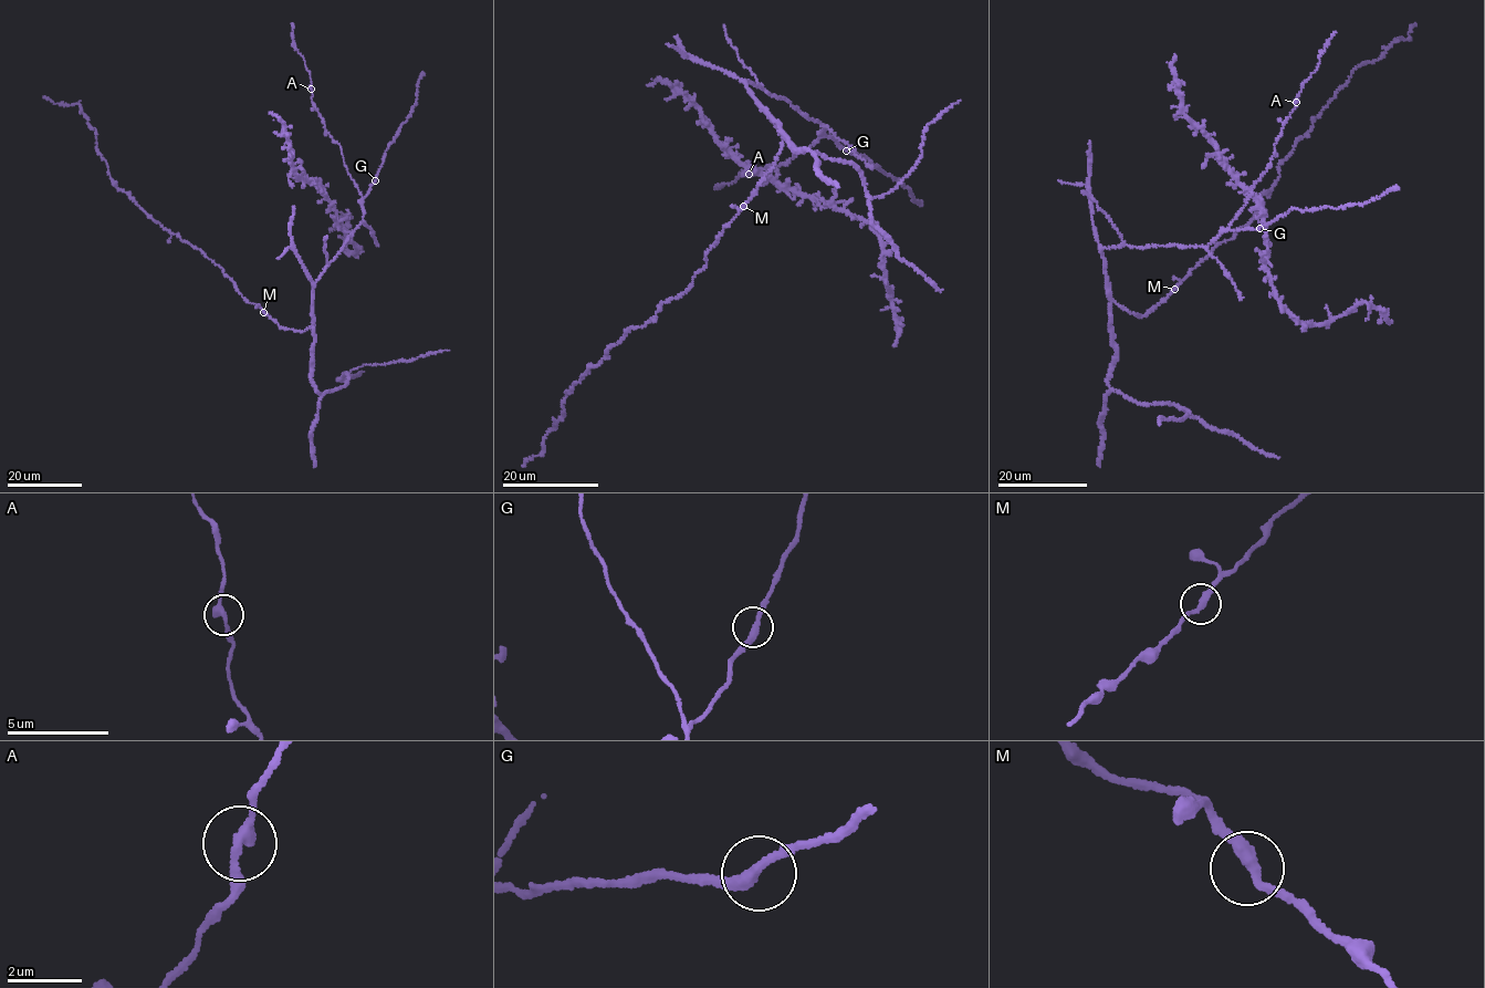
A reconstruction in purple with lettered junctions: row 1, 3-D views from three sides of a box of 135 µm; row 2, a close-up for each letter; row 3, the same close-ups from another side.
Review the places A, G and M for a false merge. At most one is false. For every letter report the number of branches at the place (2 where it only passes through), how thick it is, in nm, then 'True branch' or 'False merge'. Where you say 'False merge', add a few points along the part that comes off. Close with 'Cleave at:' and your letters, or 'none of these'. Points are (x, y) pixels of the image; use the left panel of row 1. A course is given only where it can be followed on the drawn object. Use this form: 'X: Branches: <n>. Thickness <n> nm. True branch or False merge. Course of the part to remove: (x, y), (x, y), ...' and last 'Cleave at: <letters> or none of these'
A: Branches: 2. Thickness 280 nm. True branch
G: Branches: 2. Thickness 280 nm. True branch
M: Branches: 2. Thickness 280 nm. True branch
Cleave at: none of these

